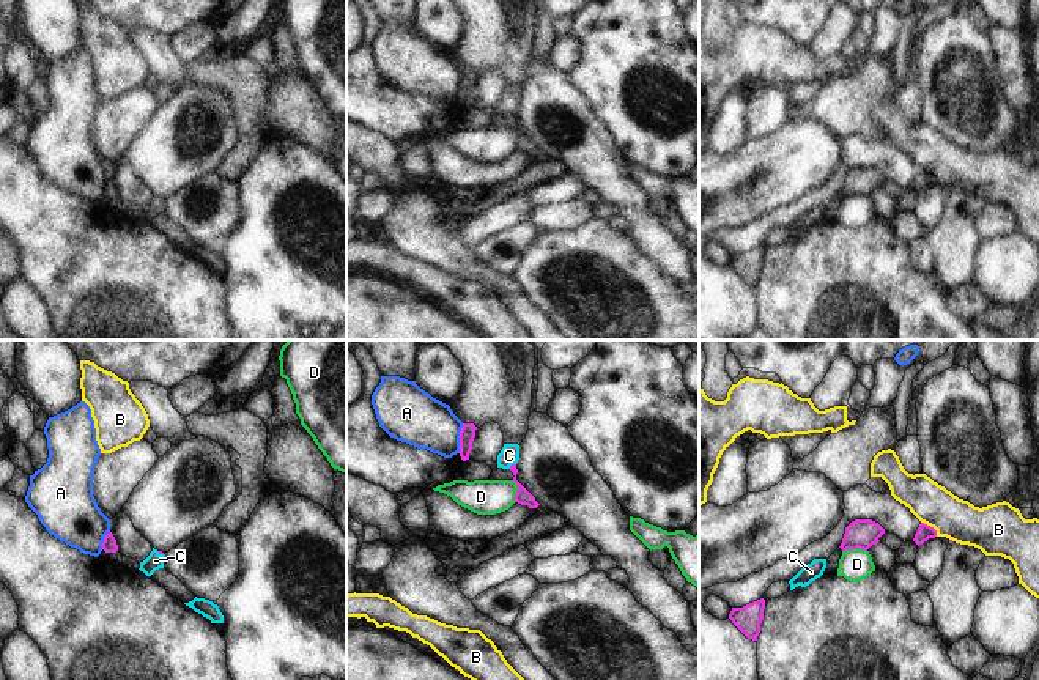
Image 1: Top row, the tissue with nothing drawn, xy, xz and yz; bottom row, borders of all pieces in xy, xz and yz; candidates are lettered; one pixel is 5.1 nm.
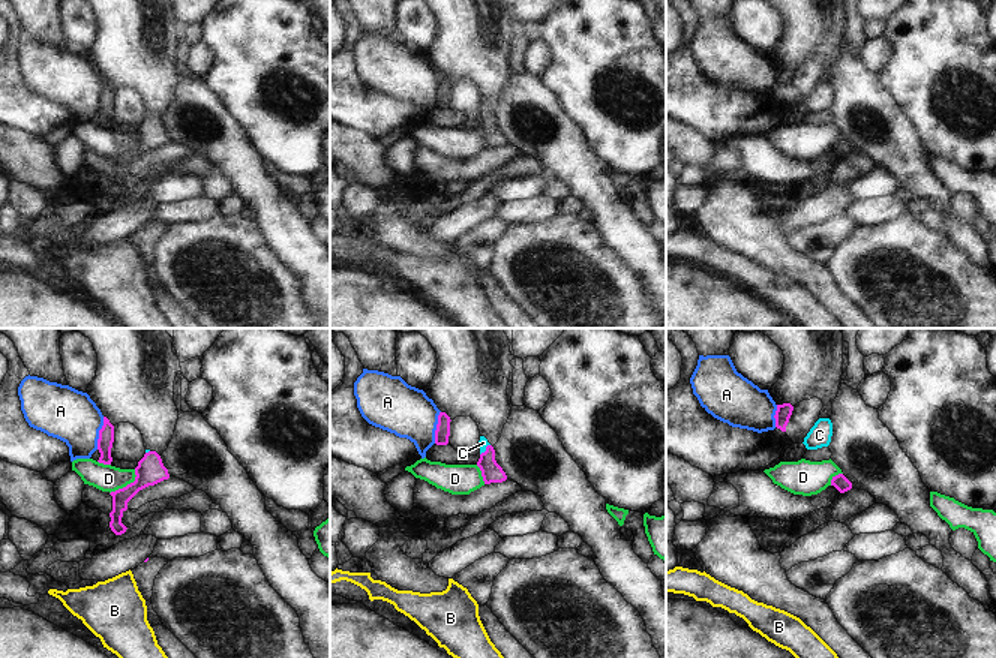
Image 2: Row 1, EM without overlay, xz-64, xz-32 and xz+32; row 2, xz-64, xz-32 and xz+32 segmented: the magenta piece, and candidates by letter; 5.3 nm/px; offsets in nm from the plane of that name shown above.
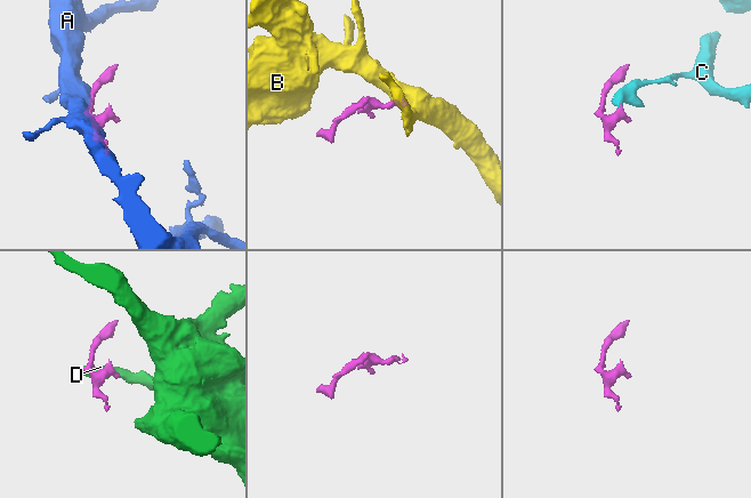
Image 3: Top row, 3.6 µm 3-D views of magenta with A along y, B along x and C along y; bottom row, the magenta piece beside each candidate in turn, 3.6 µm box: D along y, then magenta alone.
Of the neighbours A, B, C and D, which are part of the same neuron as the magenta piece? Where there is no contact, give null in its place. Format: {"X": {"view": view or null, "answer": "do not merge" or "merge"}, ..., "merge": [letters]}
{"A": {"view": "xz", "answer": "do not merge"}, "B": {"view": "yz", "answer": "do not merge"}, "C": {"view": "xz", "answer": "merge"}, "D": {"view": "yz", "answer": "do not merge"}, "merge": ["C"]}

